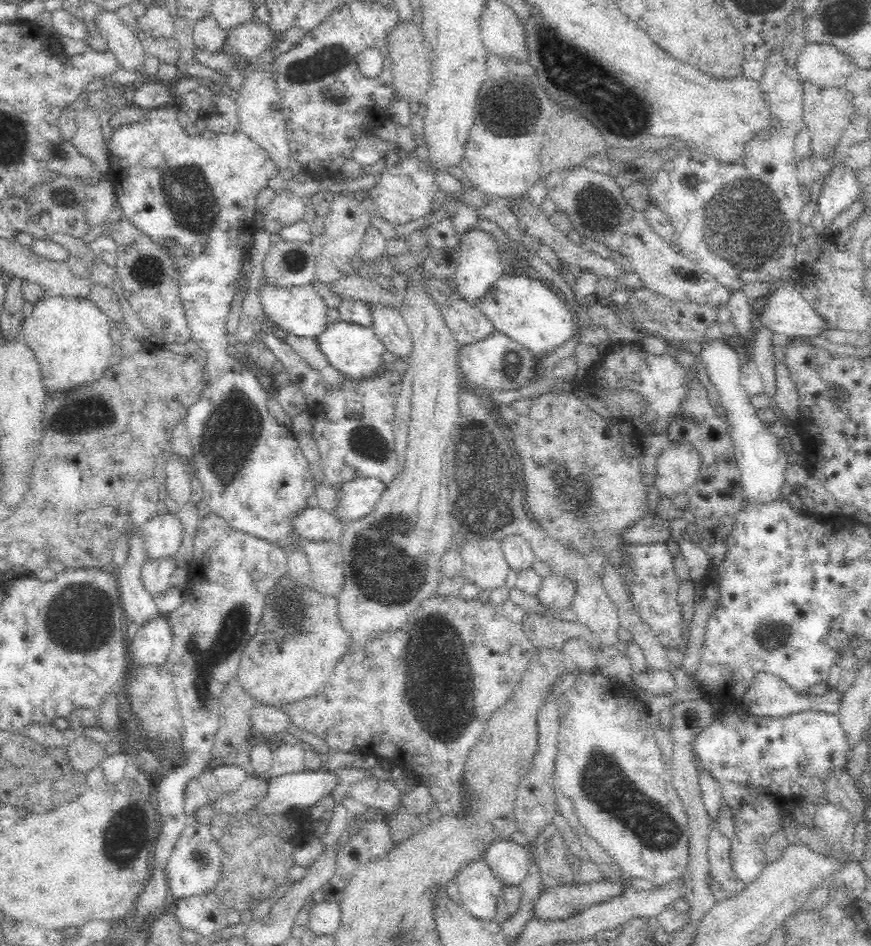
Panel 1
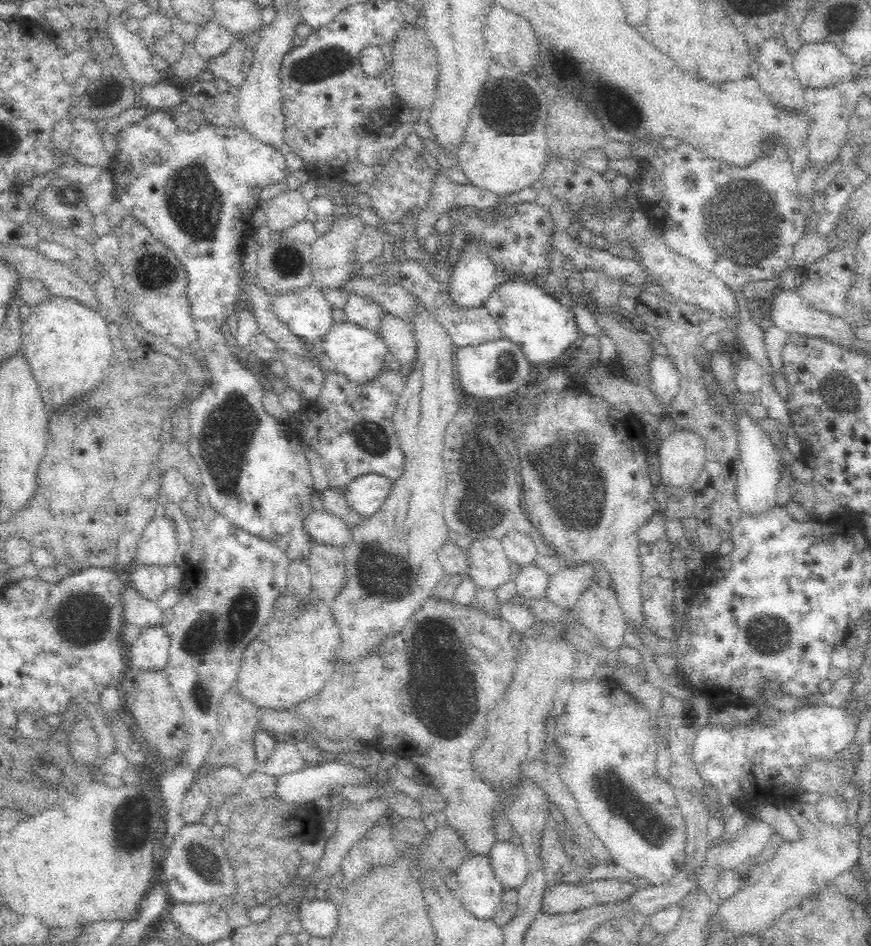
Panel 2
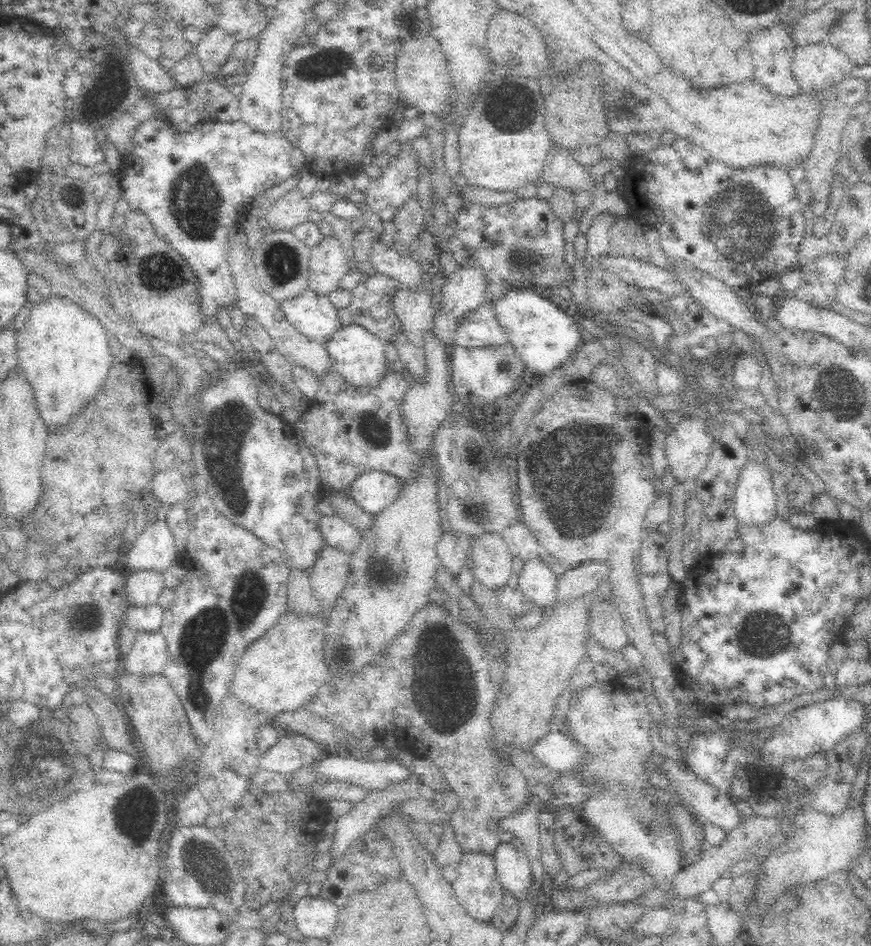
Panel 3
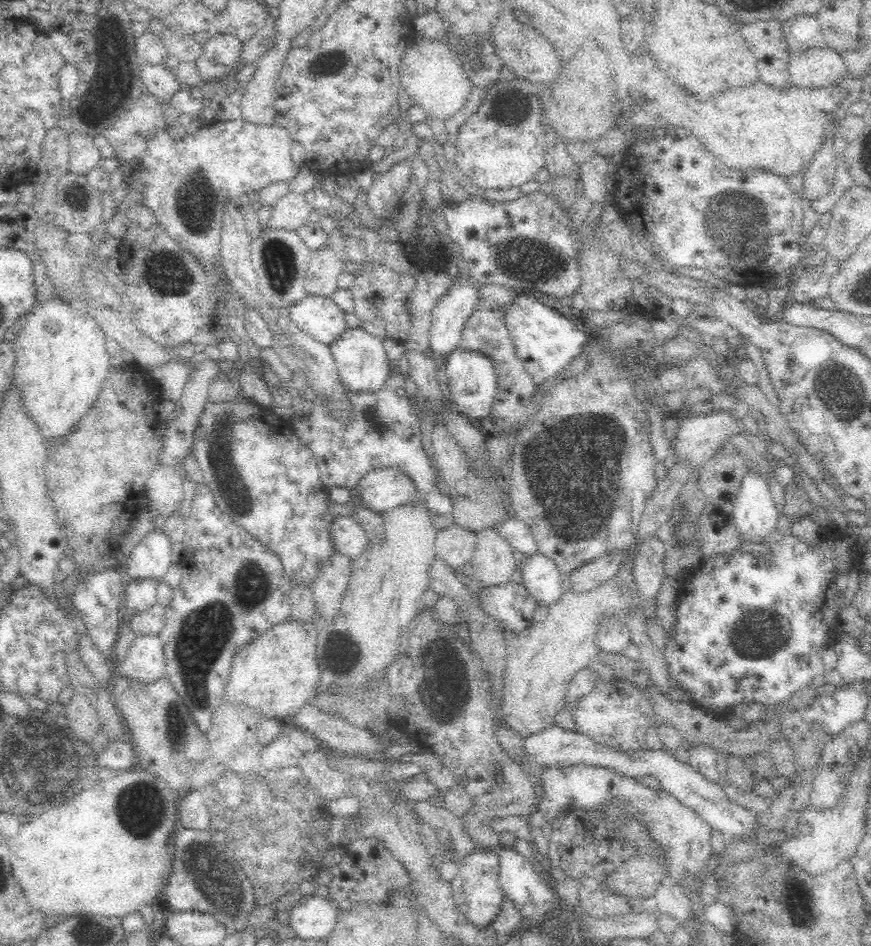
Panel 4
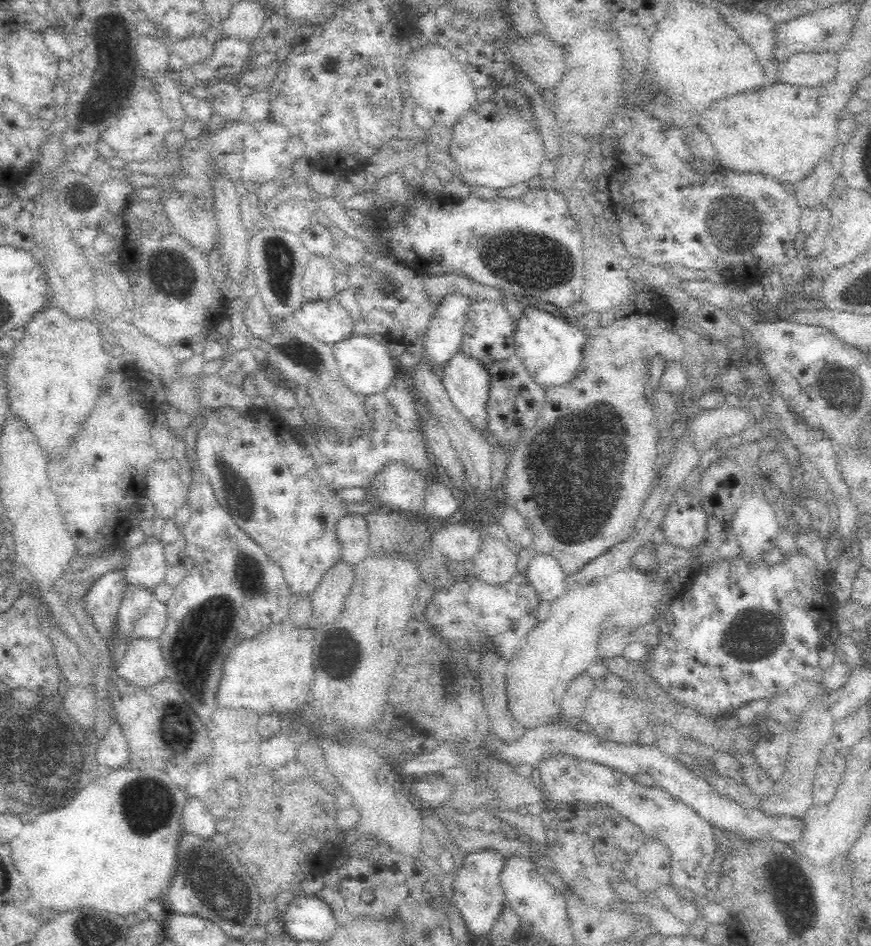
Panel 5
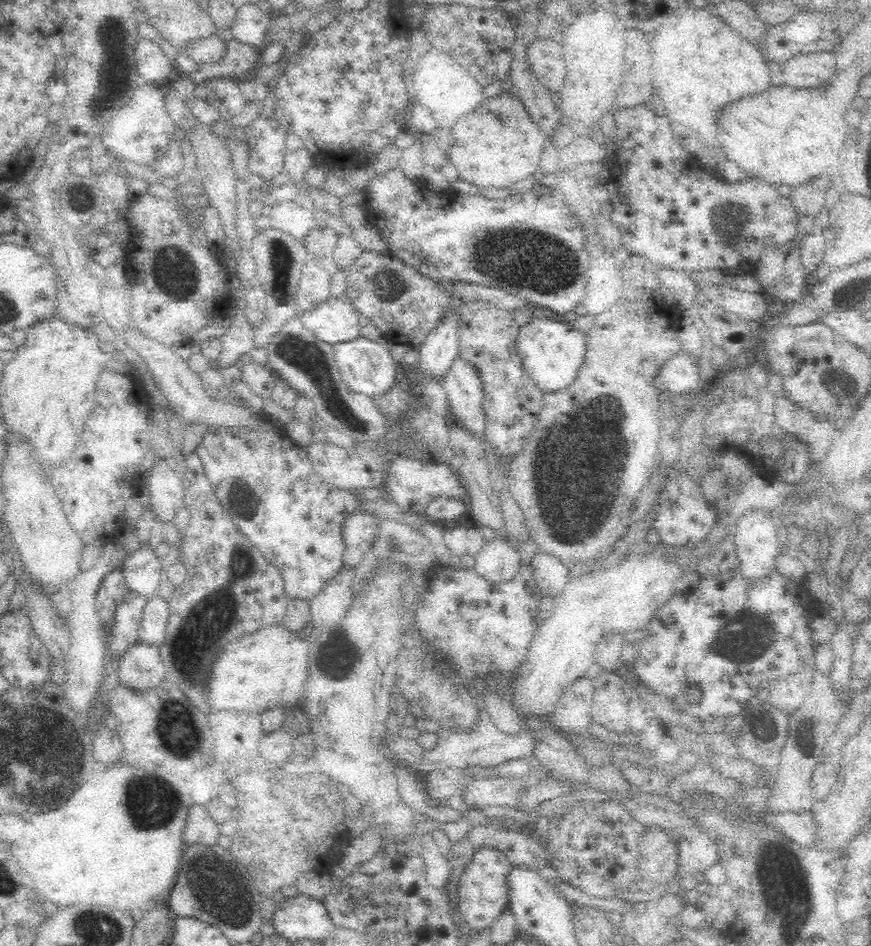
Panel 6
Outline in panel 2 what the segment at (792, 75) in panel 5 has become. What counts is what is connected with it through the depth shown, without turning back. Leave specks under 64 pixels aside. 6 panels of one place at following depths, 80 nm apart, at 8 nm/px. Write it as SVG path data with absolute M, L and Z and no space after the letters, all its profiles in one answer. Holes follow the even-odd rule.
M829 42L803 44L793 54L793 69L798 81L808 88L824 88L854 78L854 64Z

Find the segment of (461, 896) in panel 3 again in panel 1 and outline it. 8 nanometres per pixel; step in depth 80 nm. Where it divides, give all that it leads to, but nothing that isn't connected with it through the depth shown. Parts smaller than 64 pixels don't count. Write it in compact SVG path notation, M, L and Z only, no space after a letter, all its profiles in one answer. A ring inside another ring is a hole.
M484 855L474 858L464 865L460 872L456 874L454 881L459 888L458 902L468 914L482 920L492 920L494 918L504 884L494 876Z

